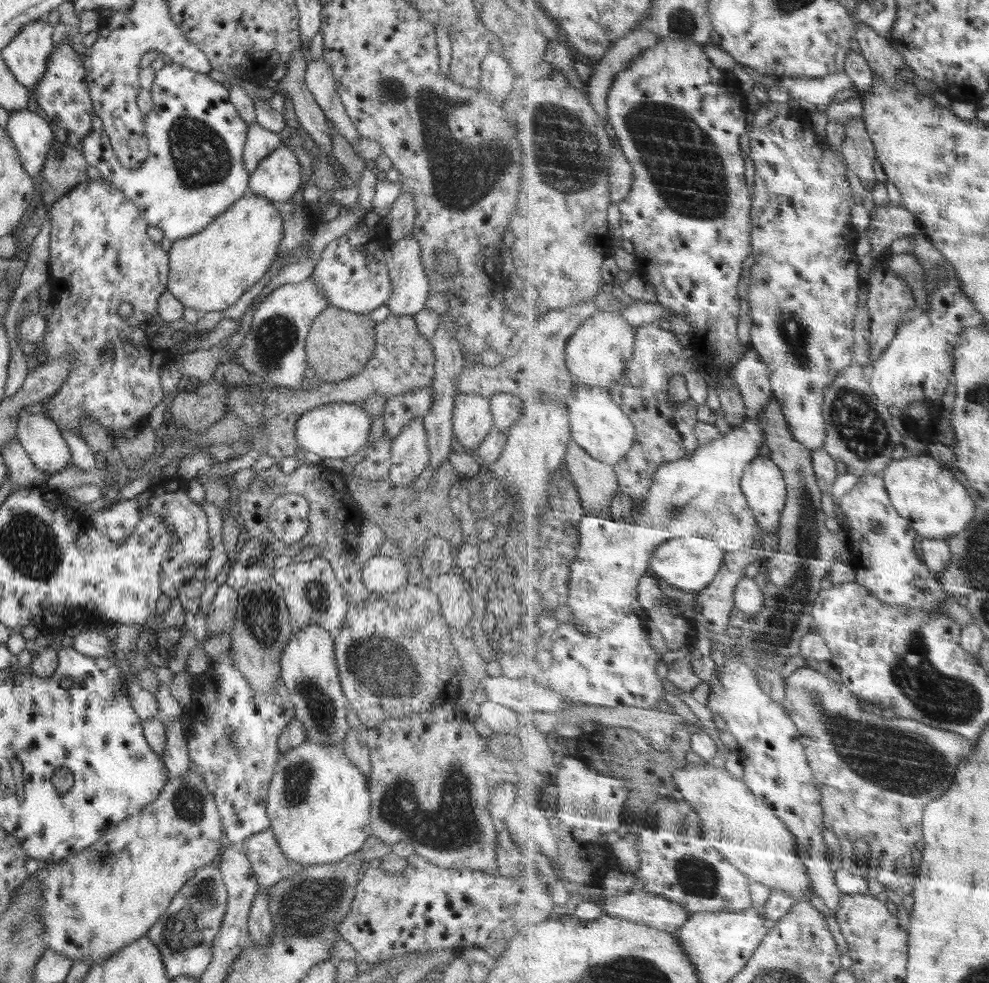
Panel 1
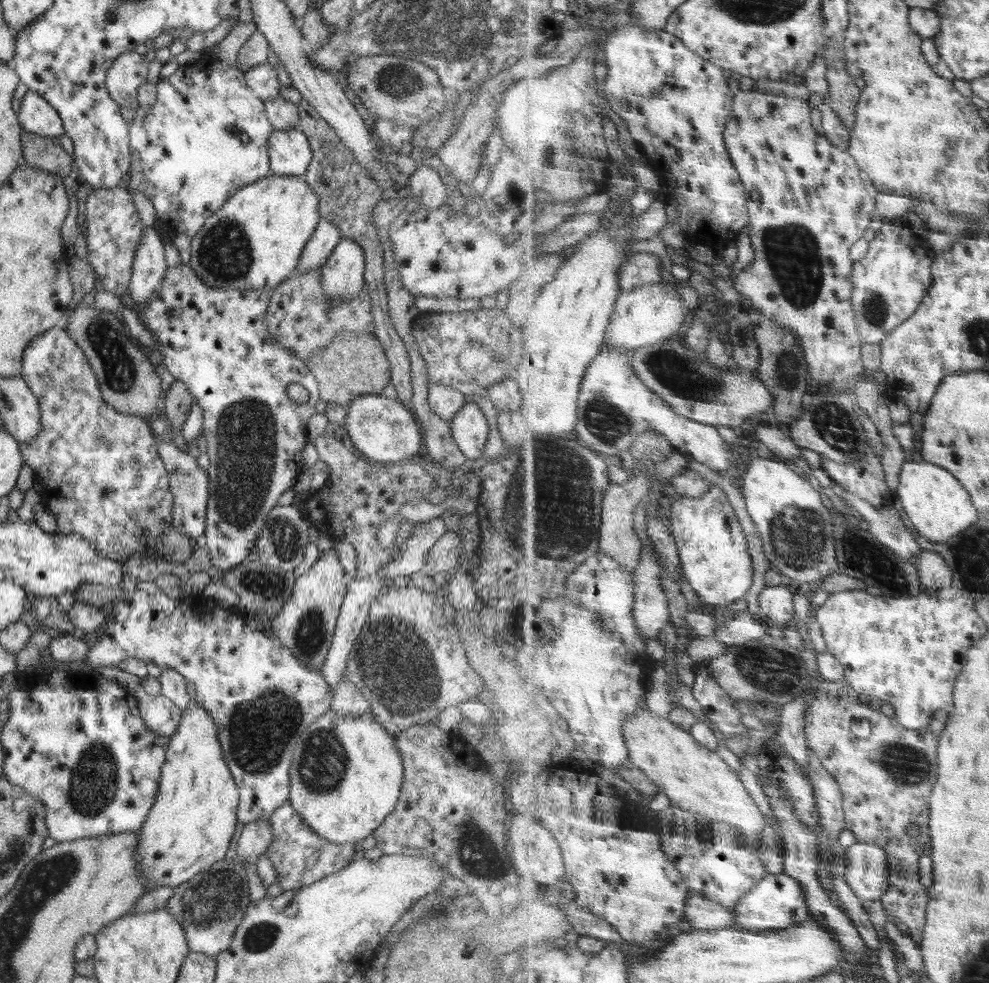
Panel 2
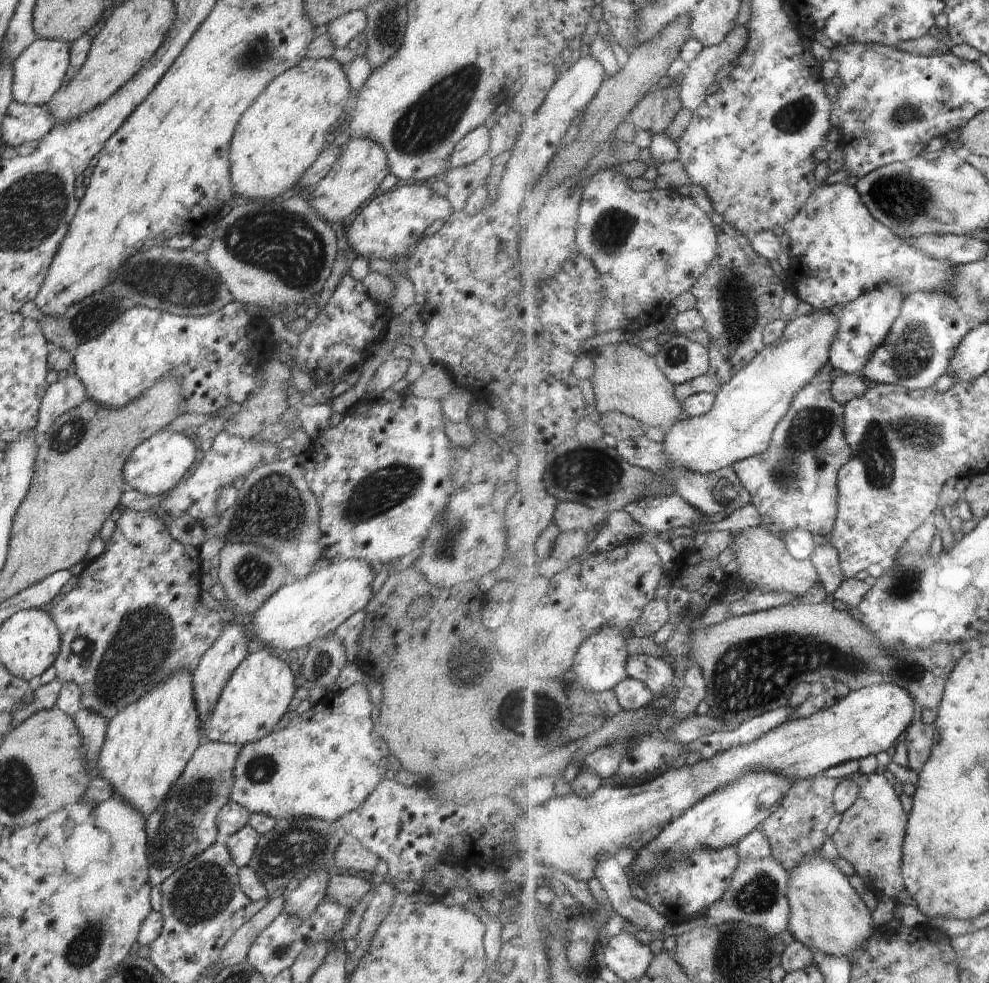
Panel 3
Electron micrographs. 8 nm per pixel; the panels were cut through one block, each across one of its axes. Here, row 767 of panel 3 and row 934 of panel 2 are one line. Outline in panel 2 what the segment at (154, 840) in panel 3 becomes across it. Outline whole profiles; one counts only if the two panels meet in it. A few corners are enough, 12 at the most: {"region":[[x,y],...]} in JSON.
{"region":[[223,859],[174,887],[165,908],[189,951],[230,946],[250,902]]}

